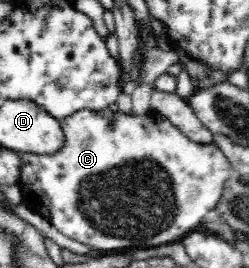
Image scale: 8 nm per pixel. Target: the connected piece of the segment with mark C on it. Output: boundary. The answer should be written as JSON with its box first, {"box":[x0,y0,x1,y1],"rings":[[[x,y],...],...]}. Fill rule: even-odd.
{"box":[18,108,231,251],"rings":[[[105,108],[99,111],[81,110],[73,115],[60,119],[61,130],[63,130],[63,147],[55,154],[21,154],[23,169],[21,169],[21,181],[18,185],[22,190],[22,203],[26,203],[29,209],[43,215],[61,234],[79,241],[94,250],[103,251],[137,251],[149,247],[157,247],[163,244],[181,241],[194,229],[197,229],[203,217],[212,215],[212,210],[219,203],[223,194],[223,187],[227,180],[231,179],[231,163],[227,156],[221,152],[221,148],[214,142],[203,144],[191,141],[182,131],[179,131],[165,116],[158,111],[150,109],[145,114],[117,113]]]}

